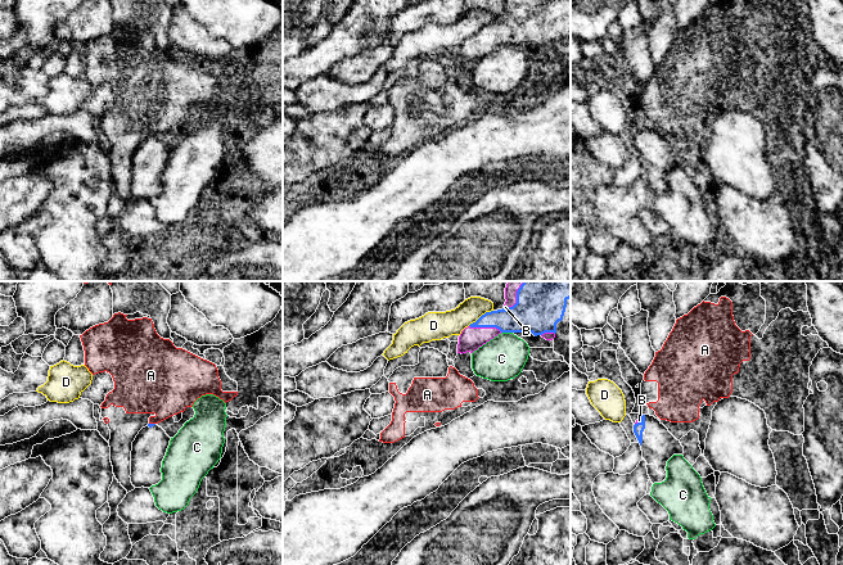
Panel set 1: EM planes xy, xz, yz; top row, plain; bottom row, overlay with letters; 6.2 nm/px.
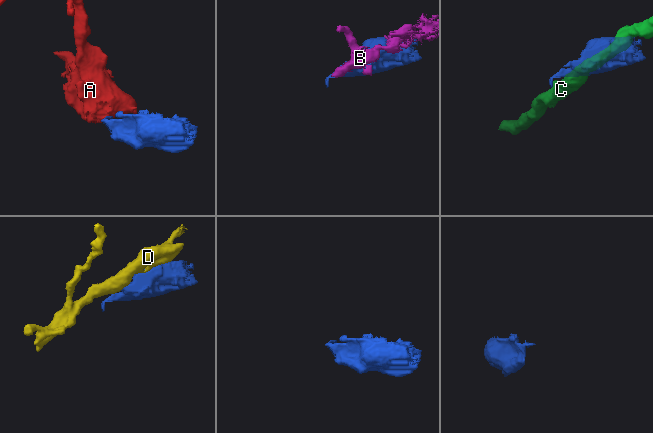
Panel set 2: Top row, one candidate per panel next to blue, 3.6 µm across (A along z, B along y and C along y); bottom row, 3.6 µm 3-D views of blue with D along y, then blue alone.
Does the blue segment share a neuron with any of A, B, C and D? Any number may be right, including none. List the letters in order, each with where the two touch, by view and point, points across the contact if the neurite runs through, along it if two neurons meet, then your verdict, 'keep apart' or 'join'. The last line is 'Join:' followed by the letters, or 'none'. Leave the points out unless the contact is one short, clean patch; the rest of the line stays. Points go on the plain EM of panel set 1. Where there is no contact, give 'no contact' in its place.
A: meets blue in xy at (152, 136); border along xy (149, 135), (154, 136); keep apart
B: meets blue in xz at (486, 39); join
C: meets blue in xz at (506, 44); border along xz (501, 44), (512, 45); keep apart
D: meets blue in xz at (481, 28); keep apart
Join: B

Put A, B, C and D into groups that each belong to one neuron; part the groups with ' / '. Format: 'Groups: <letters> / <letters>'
Groups: A / B / C / D

